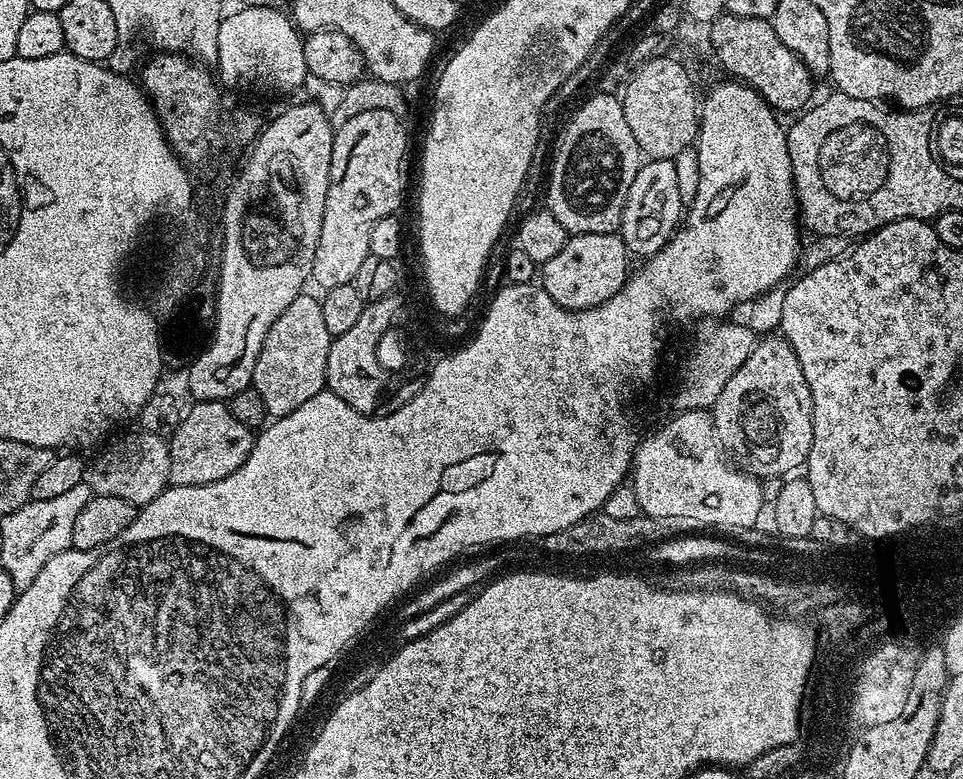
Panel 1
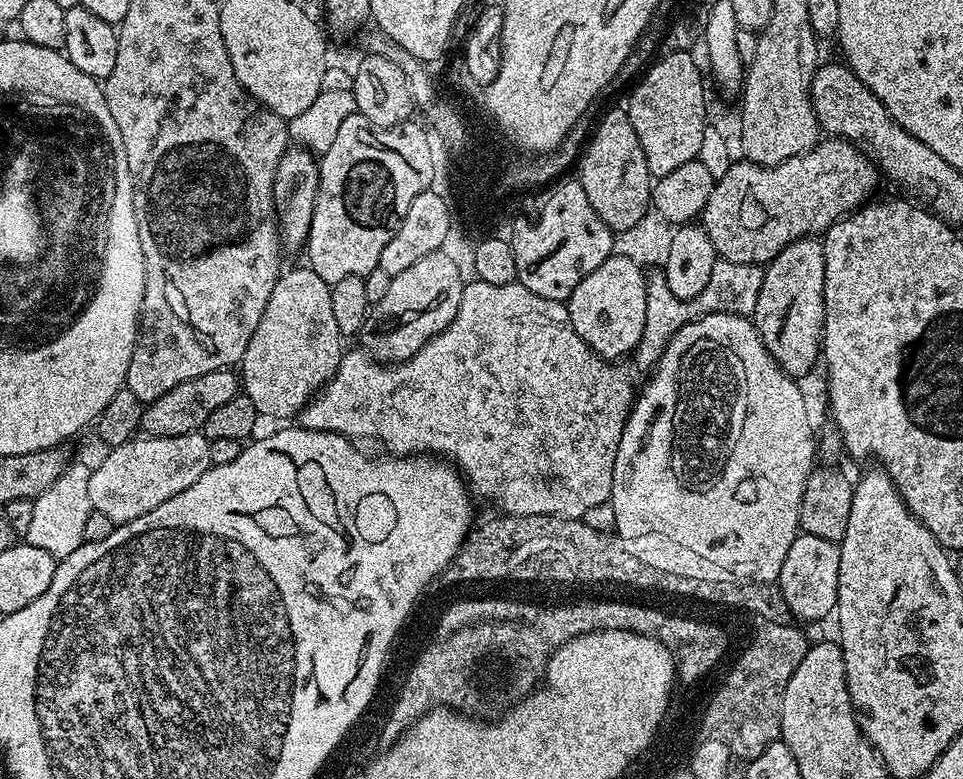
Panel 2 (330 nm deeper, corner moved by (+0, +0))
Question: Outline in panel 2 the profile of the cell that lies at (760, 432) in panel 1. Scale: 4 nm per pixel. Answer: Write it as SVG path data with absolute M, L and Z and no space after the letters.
M803 236L790 242L763 269L761 289L751 319L766 350L786 375L801 378L822 356L824 339L824 246L819 239Z

